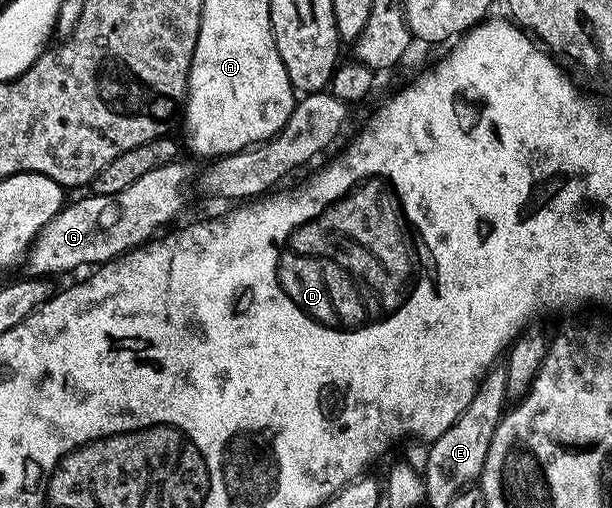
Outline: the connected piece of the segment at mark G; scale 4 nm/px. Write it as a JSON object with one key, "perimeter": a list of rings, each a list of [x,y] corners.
{"perimeter":[[[180,161],[164,163],[151,173],[143,173],[135,185],[127,185],[127,189],[110,195],[86,194],[86,199],[77,199],[62,207],[61,212],[37,235],[37,240],[29,248],[27,256],[28,274],[33,277],[50,277],[49,275],[65,275],[68,271],[77,271],[88,263],[100,265],[127,253],[133,247],[140,247],[149,242],[162,229],[168,228],[173,218],[185,207],[185,190],[189,187],[189,167]]]}

